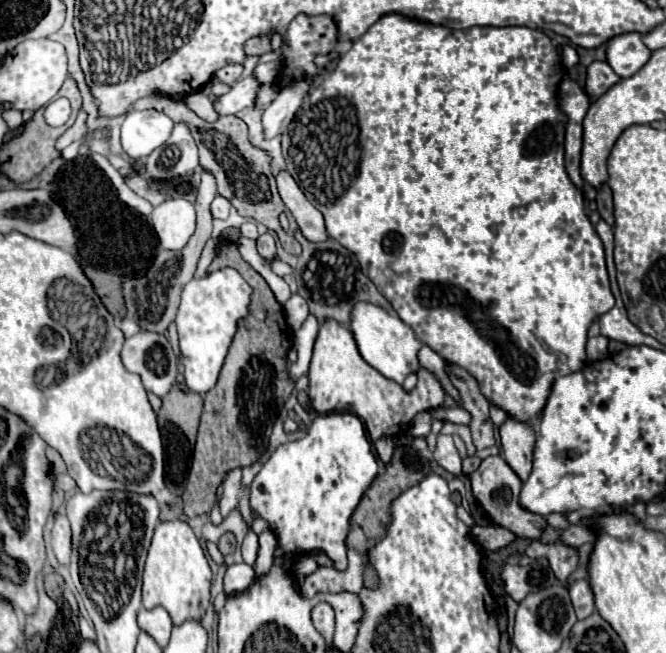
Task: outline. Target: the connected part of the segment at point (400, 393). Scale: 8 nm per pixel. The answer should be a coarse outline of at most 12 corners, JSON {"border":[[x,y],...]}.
{"border":[[319,327],[309,367],[317,413],[353,411],[371,441],[405,433],[441,407],[421,369],[417,387],[367,365],[351,331]]}

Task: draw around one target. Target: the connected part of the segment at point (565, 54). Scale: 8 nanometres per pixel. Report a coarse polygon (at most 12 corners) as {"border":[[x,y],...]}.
{"border":[[571,45],[562,48],[561,60],[566,68],[579,62],[577,50]]}

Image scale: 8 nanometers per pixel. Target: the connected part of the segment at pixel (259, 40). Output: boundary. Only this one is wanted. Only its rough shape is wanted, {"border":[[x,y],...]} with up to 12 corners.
{"border":[[255,37],[245,43],[247,55],[271,51],[269,37]]}

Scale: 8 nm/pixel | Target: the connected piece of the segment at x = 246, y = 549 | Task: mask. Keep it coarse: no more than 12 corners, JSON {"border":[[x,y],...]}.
{"border":[[249,529],[241,547],[243,561],[255,563],[257,535]]}

